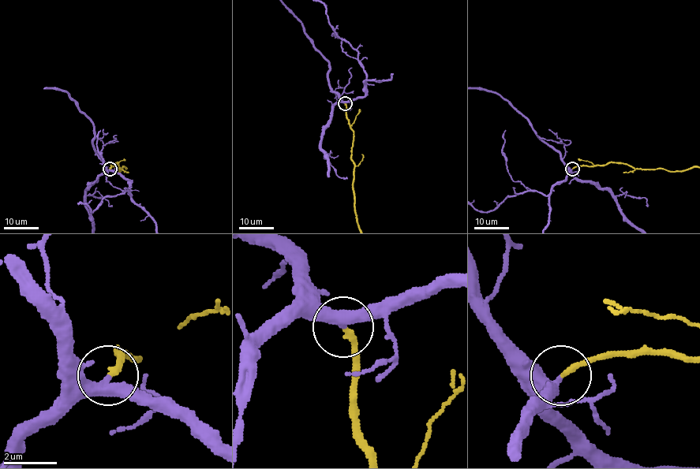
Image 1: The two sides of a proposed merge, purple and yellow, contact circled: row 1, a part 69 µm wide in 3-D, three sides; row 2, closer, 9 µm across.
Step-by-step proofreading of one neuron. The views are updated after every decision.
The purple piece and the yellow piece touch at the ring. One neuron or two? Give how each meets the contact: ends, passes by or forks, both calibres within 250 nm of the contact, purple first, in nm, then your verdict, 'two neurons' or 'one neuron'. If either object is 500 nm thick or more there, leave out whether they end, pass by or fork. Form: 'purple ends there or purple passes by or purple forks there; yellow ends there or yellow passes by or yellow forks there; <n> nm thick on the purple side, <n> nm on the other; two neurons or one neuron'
purple passes by; yellow ends there; 360 nm thick on the purple side, 220 nm on the other; one neuron

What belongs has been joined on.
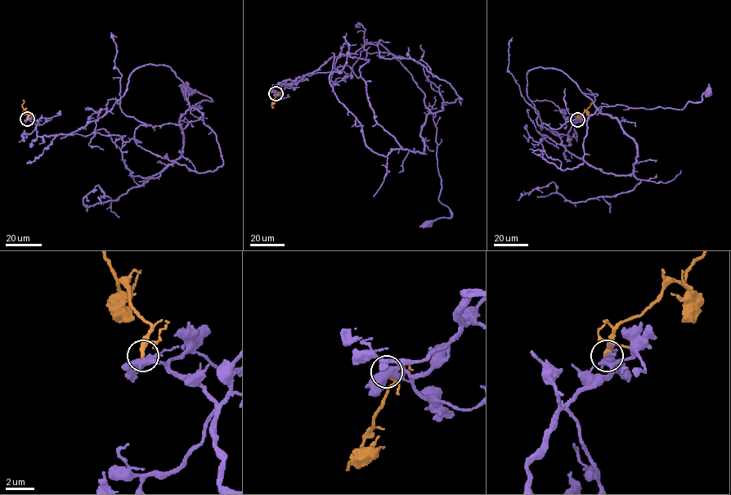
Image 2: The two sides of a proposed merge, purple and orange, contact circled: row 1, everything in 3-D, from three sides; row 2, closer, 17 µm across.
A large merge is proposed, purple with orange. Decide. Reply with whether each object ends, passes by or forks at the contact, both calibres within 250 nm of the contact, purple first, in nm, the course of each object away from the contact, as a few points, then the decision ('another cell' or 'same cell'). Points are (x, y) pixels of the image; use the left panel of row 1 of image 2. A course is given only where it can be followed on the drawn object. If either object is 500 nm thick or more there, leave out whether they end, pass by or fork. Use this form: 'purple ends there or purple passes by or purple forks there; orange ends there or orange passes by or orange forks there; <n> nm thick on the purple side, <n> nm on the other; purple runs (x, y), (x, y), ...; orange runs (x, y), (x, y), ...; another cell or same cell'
purple forks there; orange ends there; 440 nm thick on the purple side, 400 nm on the other; purple runs (27, 119), (41, 137), (70, 134), (109, 110), (145, 65), (169, 66), (191, 107), (211, 101), (186, 88); orange runs (27, 119), (22, 100); same cell

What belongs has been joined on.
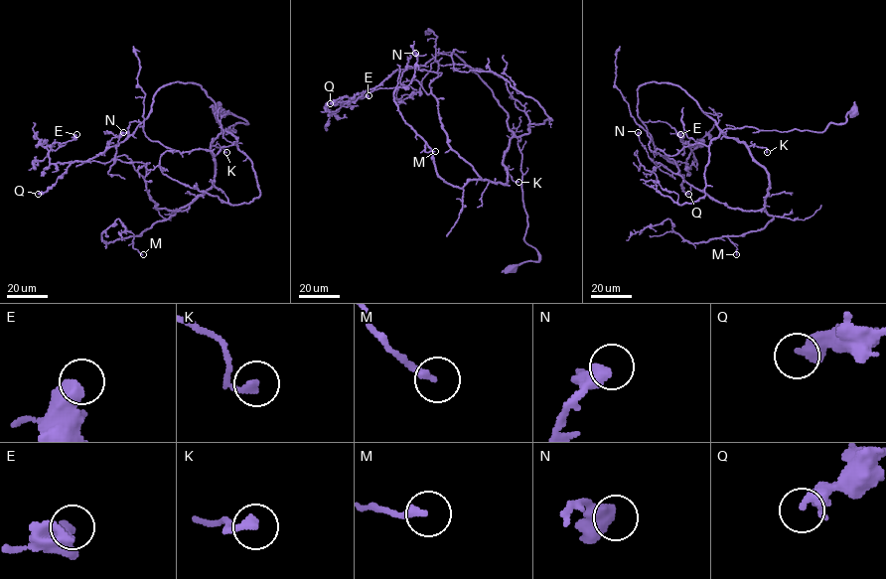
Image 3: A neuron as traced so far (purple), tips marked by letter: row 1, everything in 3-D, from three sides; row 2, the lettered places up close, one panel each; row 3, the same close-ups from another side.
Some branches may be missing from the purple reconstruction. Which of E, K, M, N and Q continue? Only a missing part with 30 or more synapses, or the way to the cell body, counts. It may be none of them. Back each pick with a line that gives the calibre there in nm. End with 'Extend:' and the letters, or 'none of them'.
Extend: none of them

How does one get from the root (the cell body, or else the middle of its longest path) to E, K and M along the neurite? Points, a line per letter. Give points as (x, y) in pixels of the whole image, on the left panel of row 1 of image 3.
E: (219, 109), (246, 123), (223, 130), (199, 84), (169, 83), (122, 141), (51, 163), (50, 146), (76, 134)
K: (219, 109), (246, 122), (236, 123), (234, 132), (229, 126), (225, 128), (212, 143), (211, 146), (226, 152)
M: (219, 109), (246, 123), (212, 143), (214, 184), (134, 236), (143, 254)

